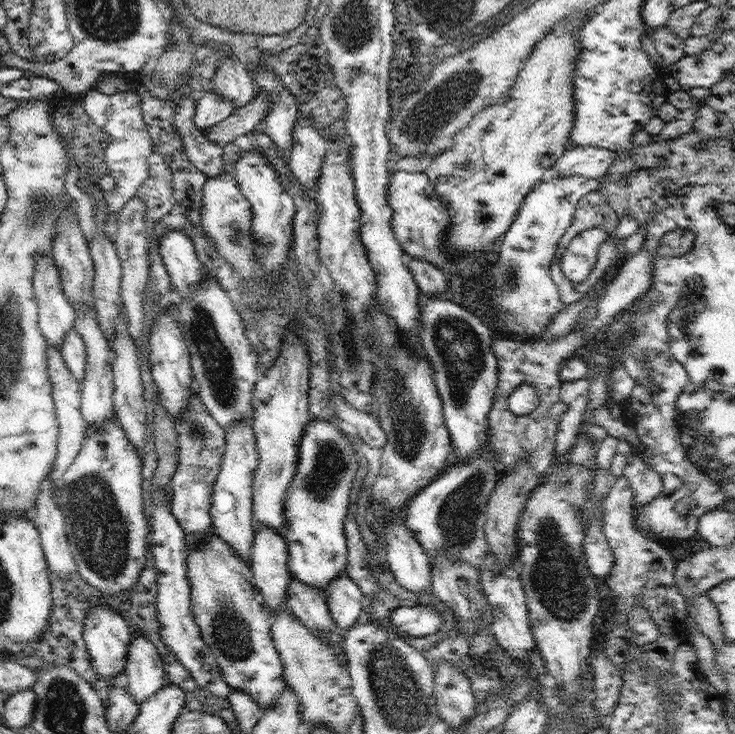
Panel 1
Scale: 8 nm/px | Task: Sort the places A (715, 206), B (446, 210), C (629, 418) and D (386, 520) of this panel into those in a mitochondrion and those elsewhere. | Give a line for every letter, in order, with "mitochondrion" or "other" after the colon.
A: other
B: other
C: other
D: other

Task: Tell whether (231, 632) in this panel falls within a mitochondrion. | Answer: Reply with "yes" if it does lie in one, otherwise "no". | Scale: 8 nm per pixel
yes

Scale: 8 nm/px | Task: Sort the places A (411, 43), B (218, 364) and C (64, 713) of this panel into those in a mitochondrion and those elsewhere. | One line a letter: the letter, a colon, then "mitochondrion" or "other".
A: other
B: mitochondrion
C: mitochondrion

